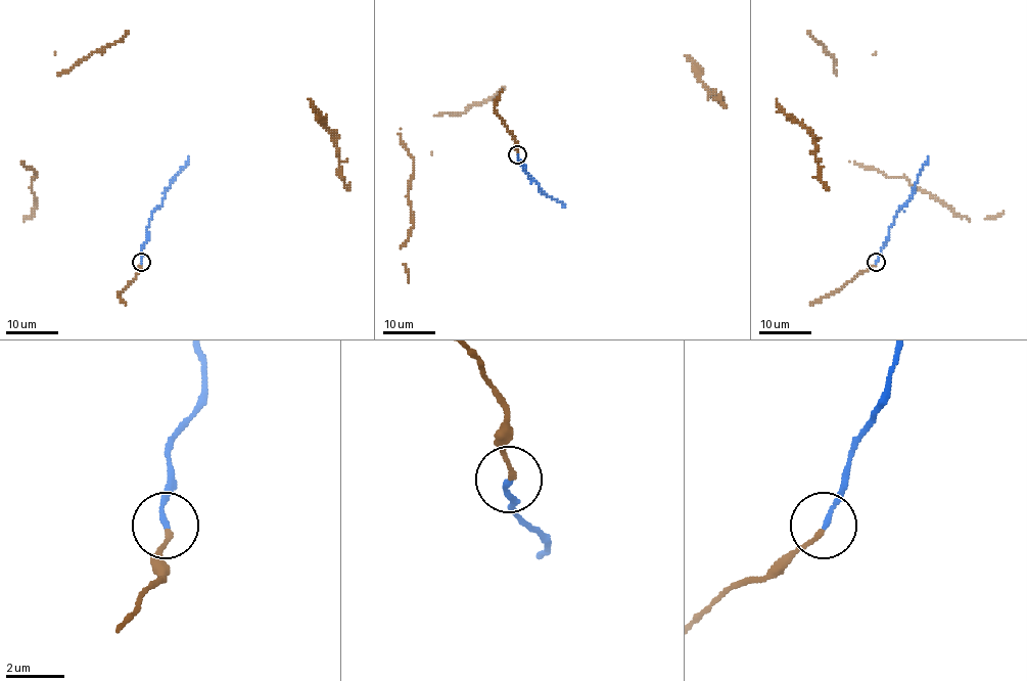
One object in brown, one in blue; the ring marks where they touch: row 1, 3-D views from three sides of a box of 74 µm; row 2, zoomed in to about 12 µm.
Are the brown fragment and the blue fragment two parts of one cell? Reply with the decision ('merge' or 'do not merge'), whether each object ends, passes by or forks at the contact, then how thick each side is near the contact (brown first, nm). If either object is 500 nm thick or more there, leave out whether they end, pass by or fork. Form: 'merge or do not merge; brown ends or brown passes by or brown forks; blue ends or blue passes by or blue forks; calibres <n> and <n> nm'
merge; brown ends; blue ends; calibres 150 and 170 nm

